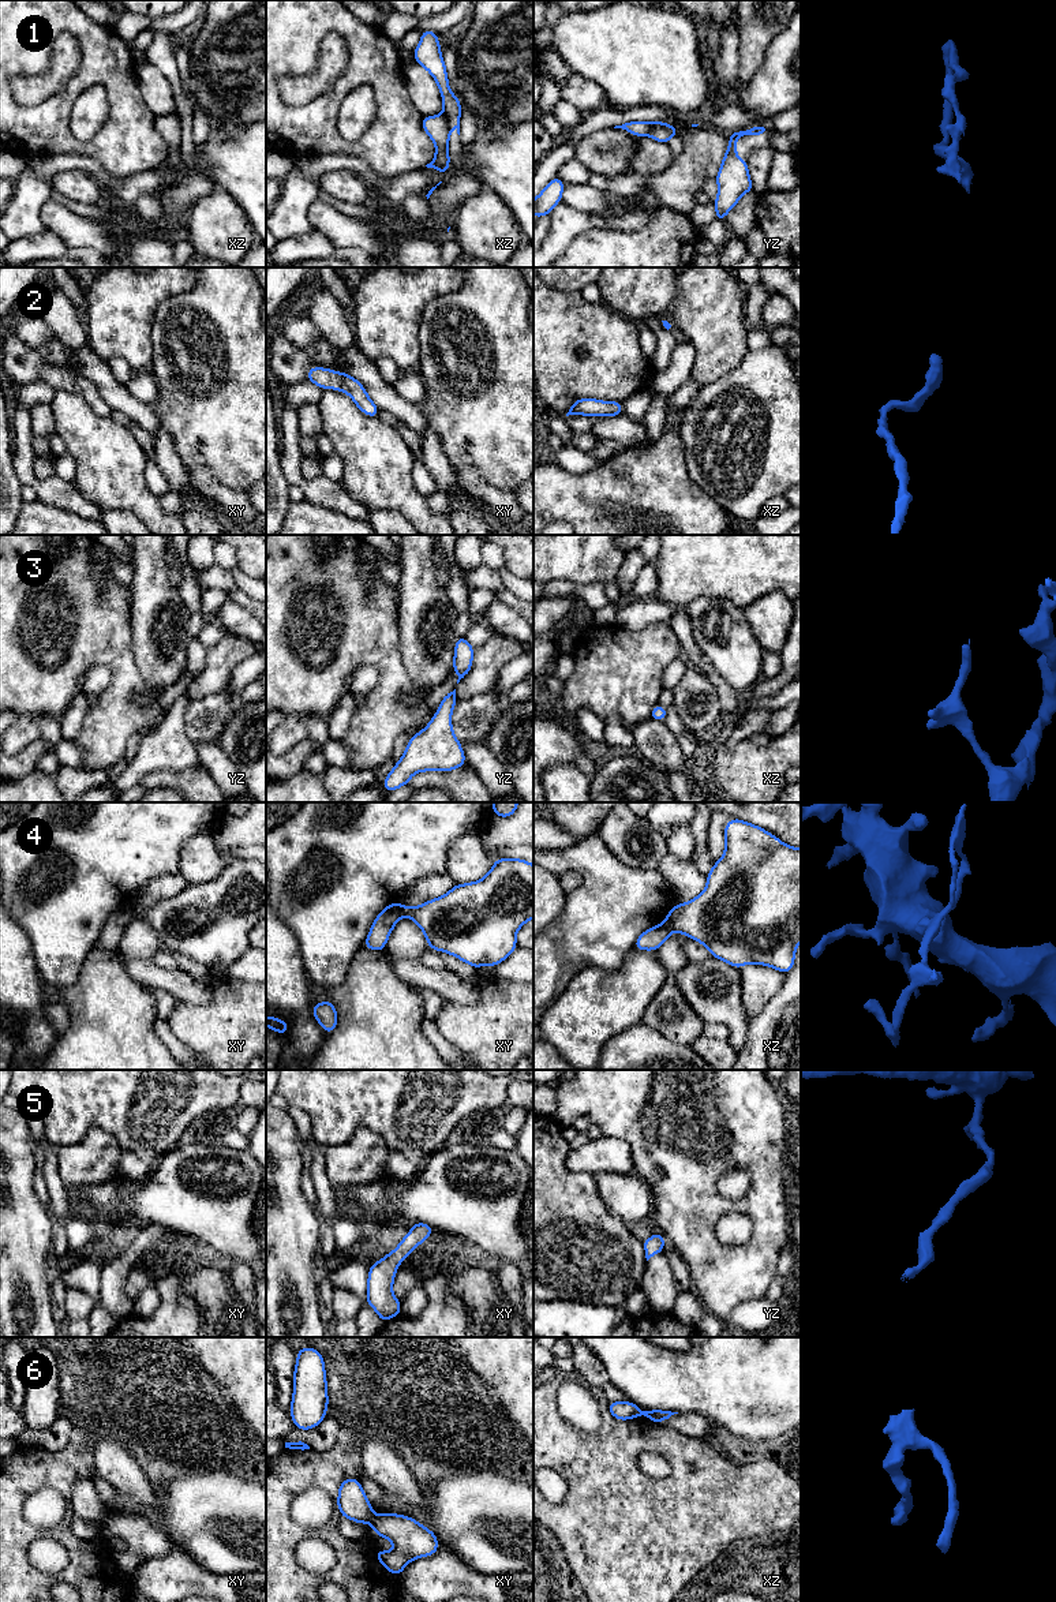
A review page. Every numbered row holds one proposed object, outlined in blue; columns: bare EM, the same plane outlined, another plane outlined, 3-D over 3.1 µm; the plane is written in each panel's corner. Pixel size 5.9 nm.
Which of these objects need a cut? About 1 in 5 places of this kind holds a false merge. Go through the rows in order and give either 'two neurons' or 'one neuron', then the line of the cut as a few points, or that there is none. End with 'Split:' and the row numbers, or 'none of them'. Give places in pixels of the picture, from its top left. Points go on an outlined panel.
1: two neurons; cut yz (665, 123), (654, 127), (648, 134)
2: one neuron; cut none
3: one neuron; cut none
4: two neurons; cut xy (401, 906), (403, 914)
5: one neuron; cut none
6: two neurons; cut xy (374, 1515), (370, 1522)
Split: 1, 4, 6

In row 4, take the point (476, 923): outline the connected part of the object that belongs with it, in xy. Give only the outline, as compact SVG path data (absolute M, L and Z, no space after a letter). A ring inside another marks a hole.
M498 858L483 879L467 884L454 884L445 895L416 907L402 906L402 916L420 927L430 948L445 951L476 969L483 965L497 967L517 948L517 931L529 918L533 918L533 865L521 858Z

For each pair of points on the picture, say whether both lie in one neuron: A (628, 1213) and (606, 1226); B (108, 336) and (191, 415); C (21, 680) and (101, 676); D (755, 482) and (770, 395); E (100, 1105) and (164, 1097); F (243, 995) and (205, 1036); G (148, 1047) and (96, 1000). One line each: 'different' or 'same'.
A: different
B: different
C: different
D: same
E: same
F: same
G: same

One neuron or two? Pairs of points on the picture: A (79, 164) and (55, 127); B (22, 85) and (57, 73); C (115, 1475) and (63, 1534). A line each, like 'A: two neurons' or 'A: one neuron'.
A: two neurons
B: one neuron
C: two neurons

